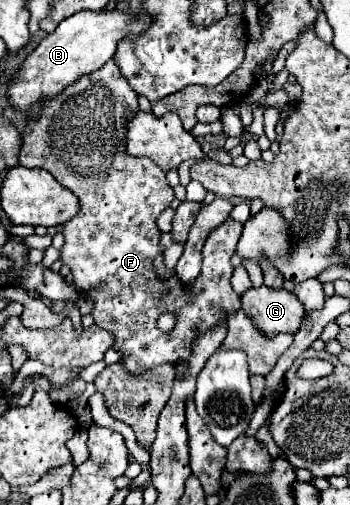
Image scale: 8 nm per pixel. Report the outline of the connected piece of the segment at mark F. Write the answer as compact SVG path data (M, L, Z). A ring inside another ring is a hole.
M110 58L102 68L82 76L78 82L64 88L58 96L42 100L42 110L36 116L26 118L24 144L20 152L20 164L24 168L44 168L48 170L62 186L72 190L80 200L80 210L74 218L64 224L66 244L60 250L60 258L70 266L74 274L76 288L90 296L94 302L92 316L100 328L114 332L116 344L124 358L128 372L140 374L146 368L158 364L178 364L190 356L190 340L206 332L218 320L218 312L226 308L226 314L240 308L240 296L230 284L232 264L230 258L236 252L236 244L242 236L242 224L228 218L224 226L218 226L210 232L202 249L202 269L192 292L186 296L184 284L178 280L176 272L166 270L164 256L160 248L160 230L156 226L158 214L170 206L174 192L166 182L166 174L148 158L134 158L126 152L126 124L138 112L138 96L128 86L122 76L116 60ZM164 312L176 312L178 322L172 332L164 334L156 328L156 320Z

